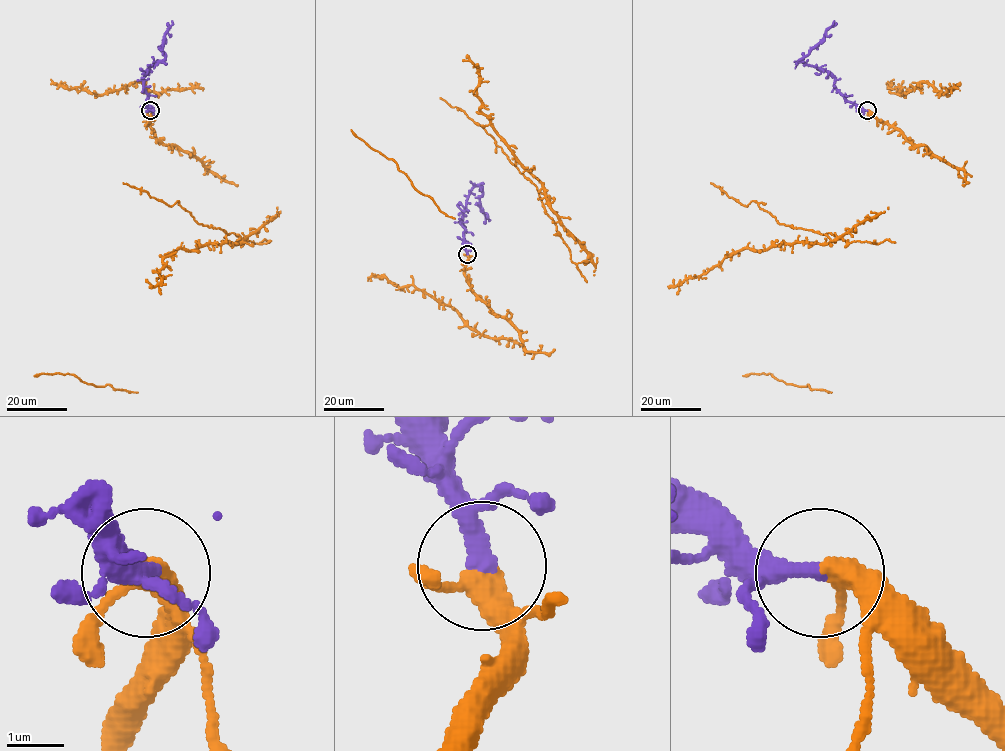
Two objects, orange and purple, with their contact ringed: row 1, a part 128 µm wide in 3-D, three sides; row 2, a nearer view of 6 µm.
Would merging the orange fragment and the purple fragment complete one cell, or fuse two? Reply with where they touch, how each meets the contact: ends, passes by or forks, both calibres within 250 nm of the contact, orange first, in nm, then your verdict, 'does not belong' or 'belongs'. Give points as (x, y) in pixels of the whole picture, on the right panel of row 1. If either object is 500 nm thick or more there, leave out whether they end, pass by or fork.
at (867, 110); orange passes by; purple passes by; 360 nm thick on the orange side, 260 nm on the other; belongs

